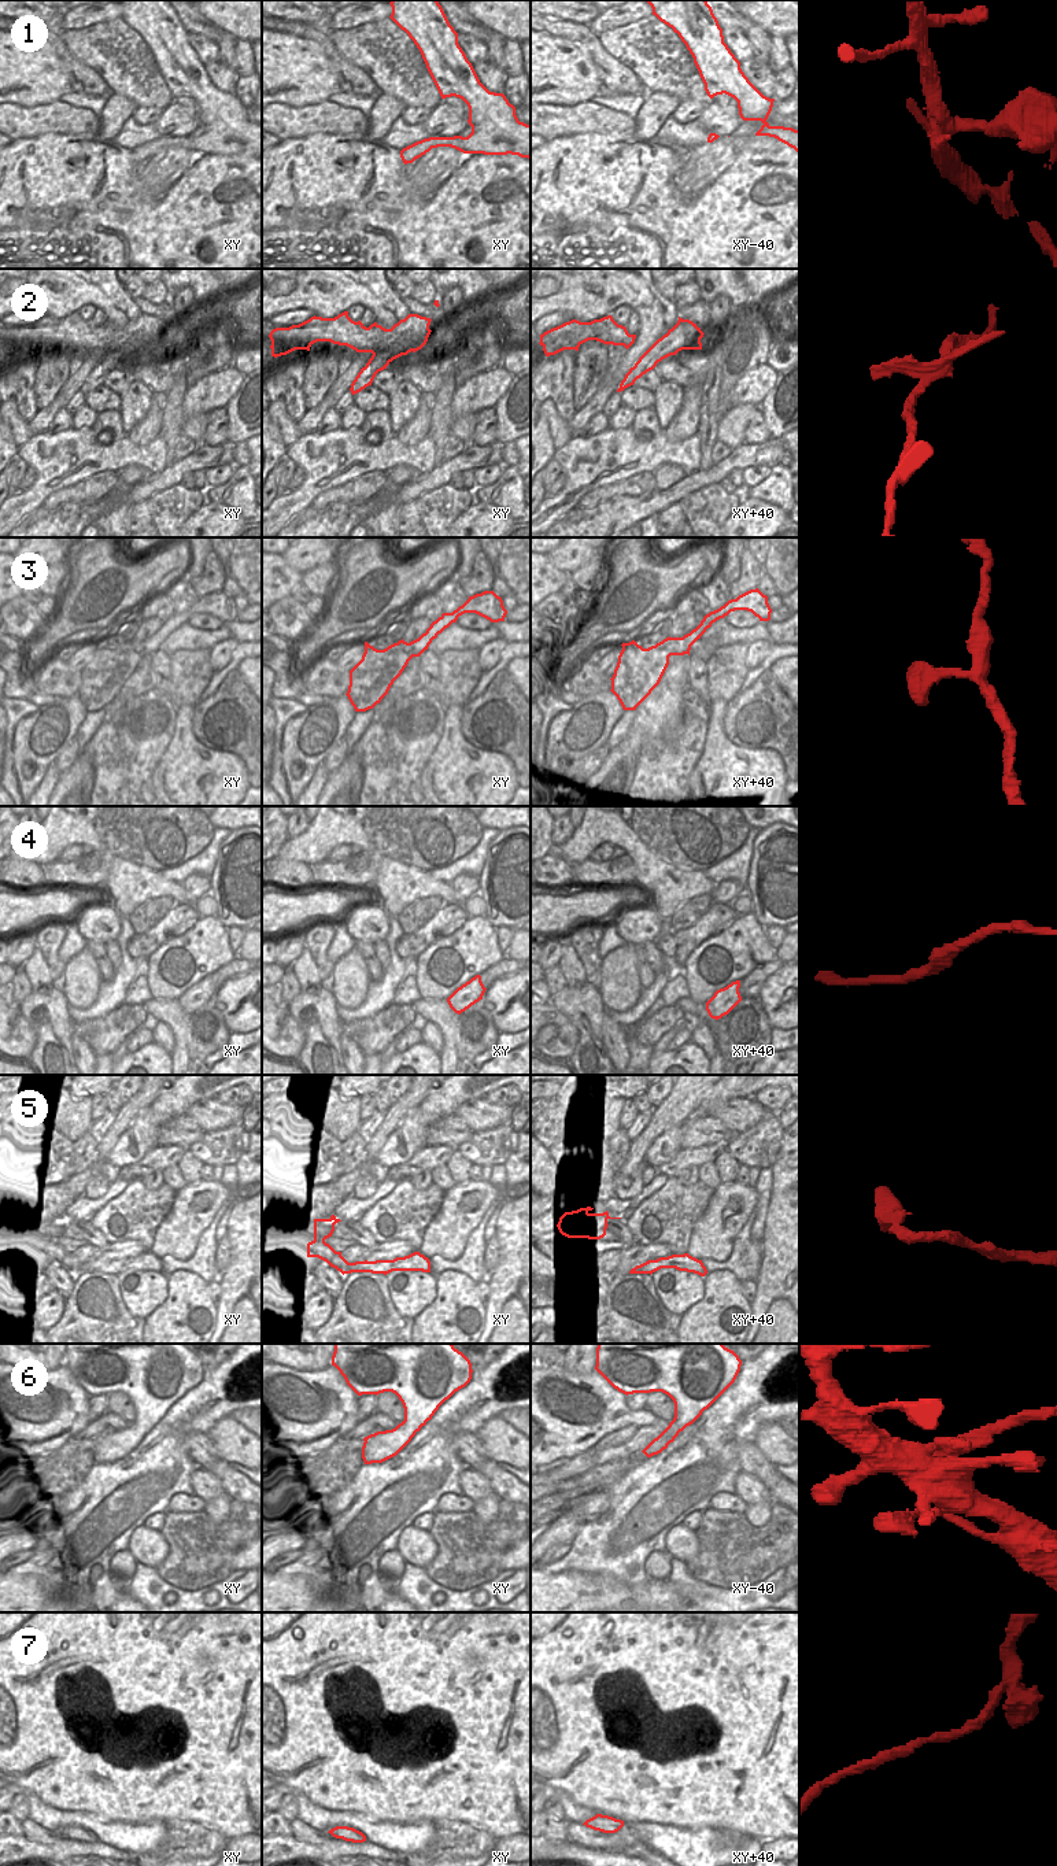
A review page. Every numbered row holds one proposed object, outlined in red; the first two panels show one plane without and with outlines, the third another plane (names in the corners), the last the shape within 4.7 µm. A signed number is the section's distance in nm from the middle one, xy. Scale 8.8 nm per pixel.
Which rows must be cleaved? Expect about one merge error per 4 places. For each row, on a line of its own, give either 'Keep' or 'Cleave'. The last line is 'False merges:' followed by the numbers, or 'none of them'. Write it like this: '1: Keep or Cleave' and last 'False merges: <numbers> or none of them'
1: Keep
2: Cleave
3: Keep
4: Keep
5: Cleave
6: Keep
7: Keep
False merges: 2, 5

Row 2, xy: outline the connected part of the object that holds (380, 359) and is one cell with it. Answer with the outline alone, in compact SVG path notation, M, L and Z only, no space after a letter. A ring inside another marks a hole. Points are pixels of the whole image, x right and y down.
M428 329L428 332L421 336L404 335L393 344L385 346L381 350L373 352L366 366L361 369L361 372L352 381L350 388L351 393L355 395L366 387L372 385L376 374L387 369L387 366L393 359L402 355L407 355L411 351L415 352L421 350L426 344L430 332L432 330Z

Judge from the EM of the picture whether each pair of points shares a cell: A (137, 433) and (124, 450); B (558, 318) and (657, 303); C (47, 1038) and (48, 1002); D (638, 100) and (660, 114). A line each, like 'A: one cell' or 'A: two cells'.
A: two cells
B: two cells
C: one cell
D: two cells

